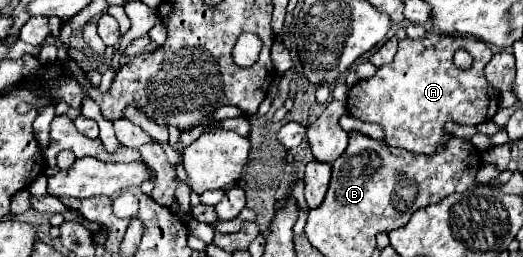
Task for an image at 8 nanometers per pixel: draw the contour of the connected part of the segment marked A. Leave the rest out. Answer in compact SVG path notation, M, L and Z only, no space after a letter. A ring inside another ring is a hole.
M430 30L416 40L404 38L390 64L380 66L372 78L360 80L350 88L346 108L362 122L380 124L386 132L386 144L416 154L432 154L442 138L448 138L444 132L448 120L476 126L492 120L498 112L500 92L484 78L484 66L492 56L494 52L488 44L468 36L440 36ZM456 50L466 50L474 58L468 70L454 64Z

